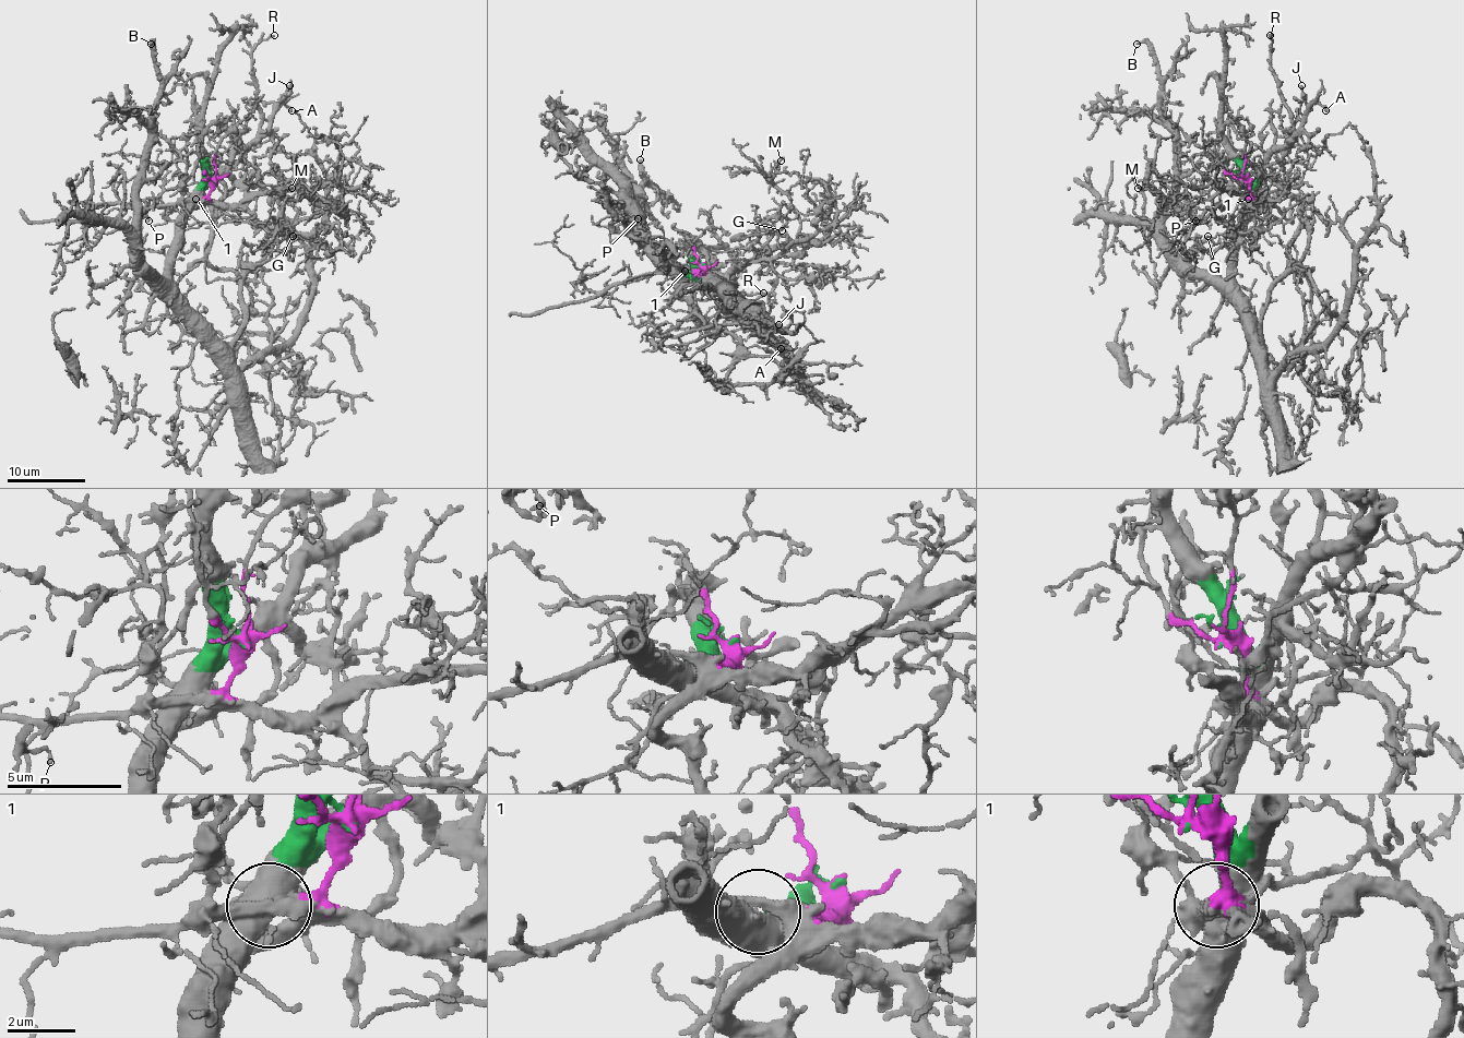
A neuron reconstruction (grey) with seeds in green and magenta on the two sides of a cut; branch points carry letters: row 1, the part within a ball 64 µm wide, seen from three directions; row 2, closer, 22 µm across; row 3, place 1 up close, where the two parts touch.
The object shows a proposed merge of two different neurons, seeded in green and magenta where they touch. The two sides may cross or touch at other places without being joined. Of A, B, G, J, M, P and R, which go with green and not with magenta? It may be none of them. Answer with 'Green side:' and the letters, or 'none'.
Green side: A, B, J, P, R

